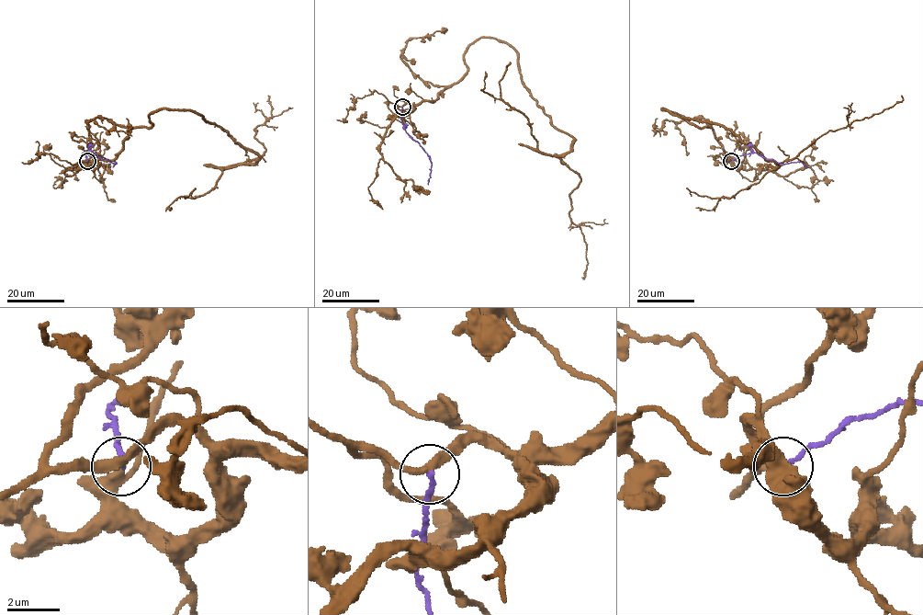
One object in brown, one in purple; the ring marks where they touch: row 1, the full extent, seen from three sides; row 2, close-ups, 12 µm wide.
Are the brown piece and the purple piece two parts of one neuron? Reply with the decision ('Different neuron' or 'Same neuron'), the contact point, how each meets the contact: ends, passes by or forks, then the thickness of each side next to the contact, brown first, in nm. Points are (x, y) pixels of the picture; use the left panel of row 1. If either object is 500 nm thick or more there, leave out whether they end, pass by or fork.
Different neuron. Place: (87, 161). At the ring brown passes by. At the ring purple ends. Thickness 320 nm (brown) against 180 nm

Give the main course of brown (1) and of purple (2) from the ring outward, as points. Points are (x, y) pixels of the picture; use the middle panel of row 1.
1: (401, 107), (456, 84), (479, 38), (507, 42), (572, 138), (560, 158), (580, 177), (569, 212), (583, 277)
2: (401, 107), (403, 128), (431, 163), (428, 184)

